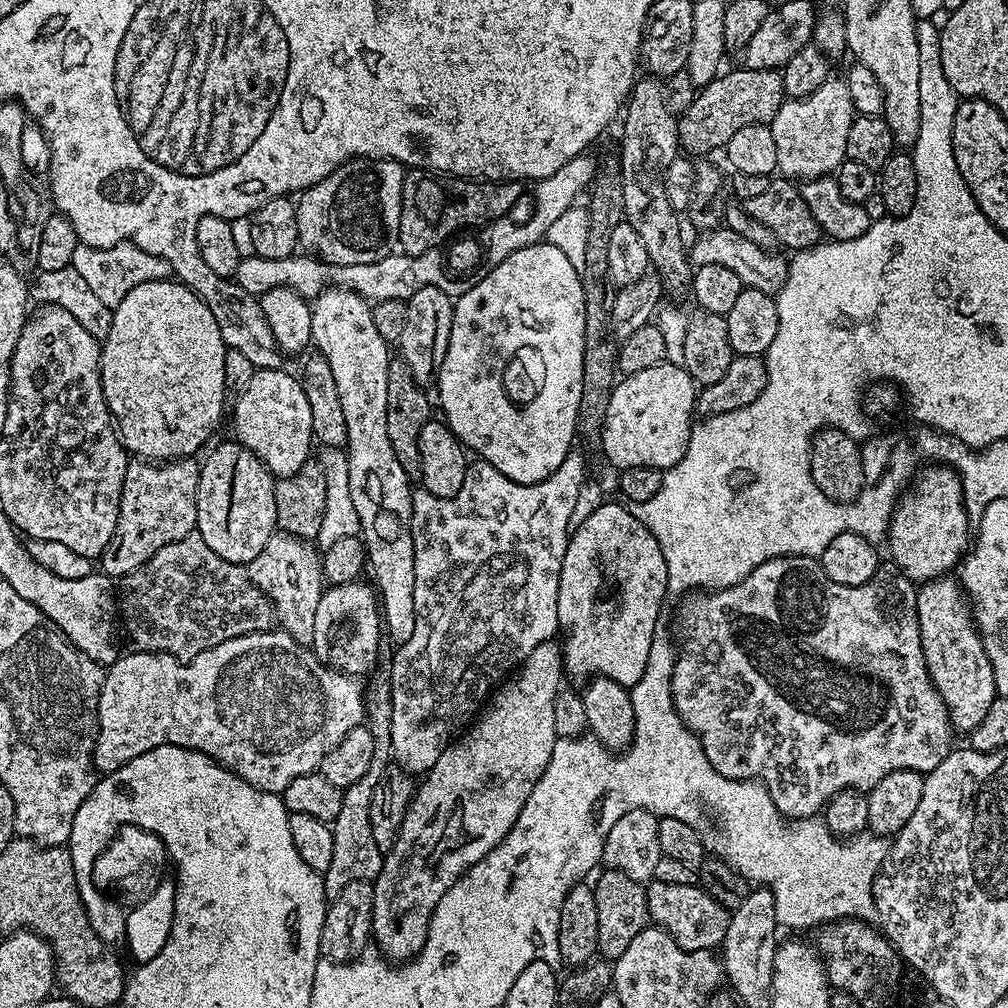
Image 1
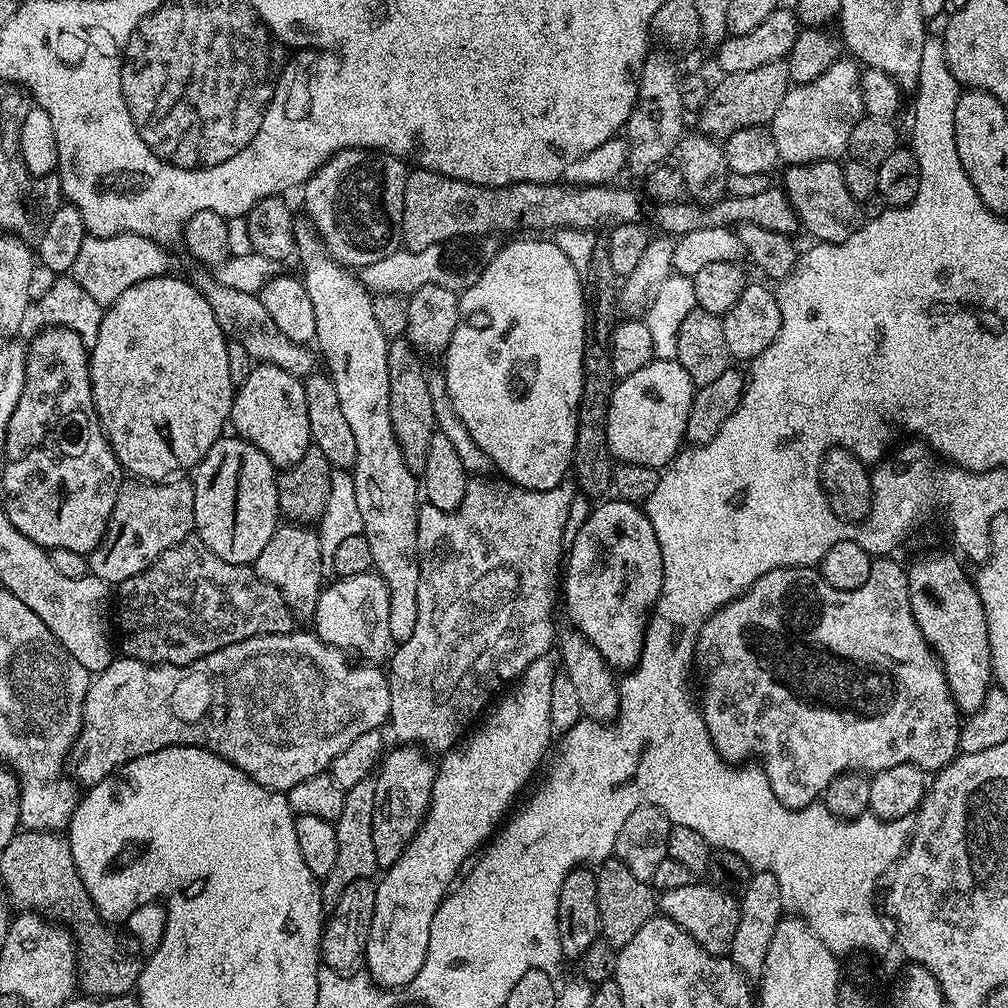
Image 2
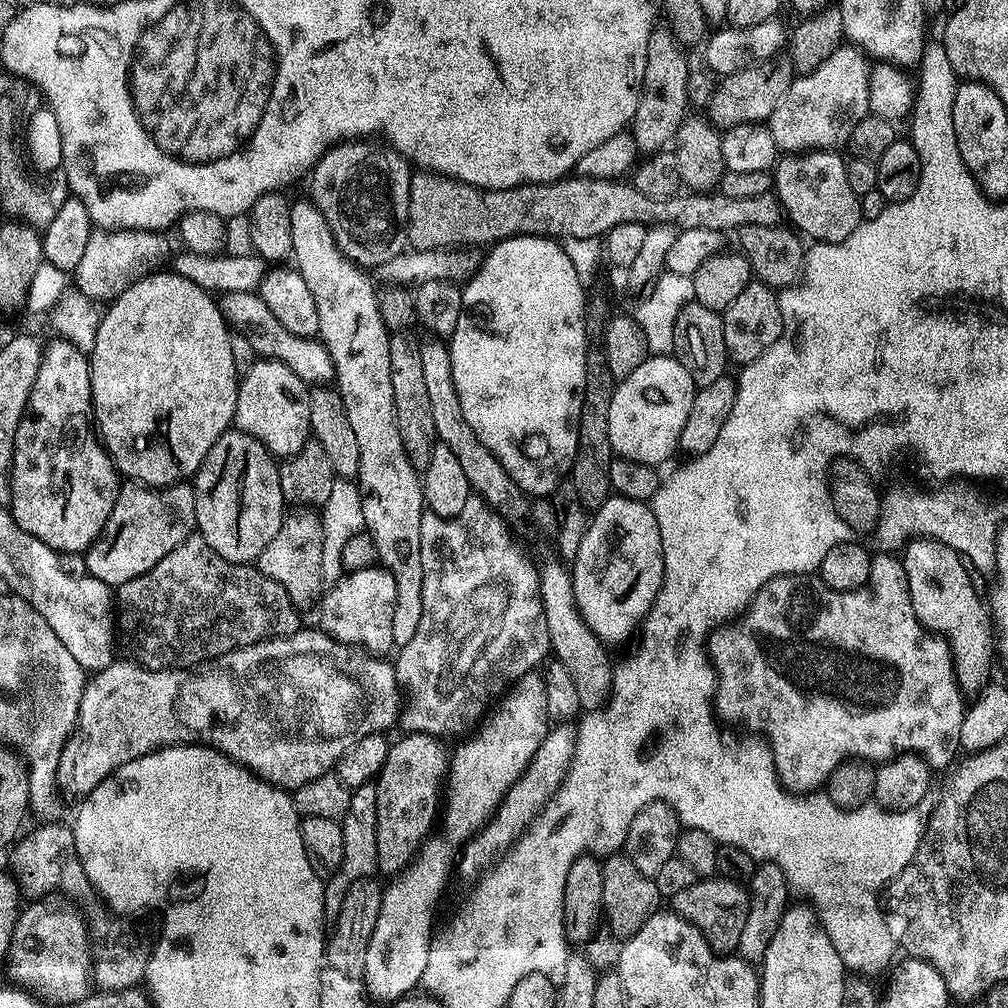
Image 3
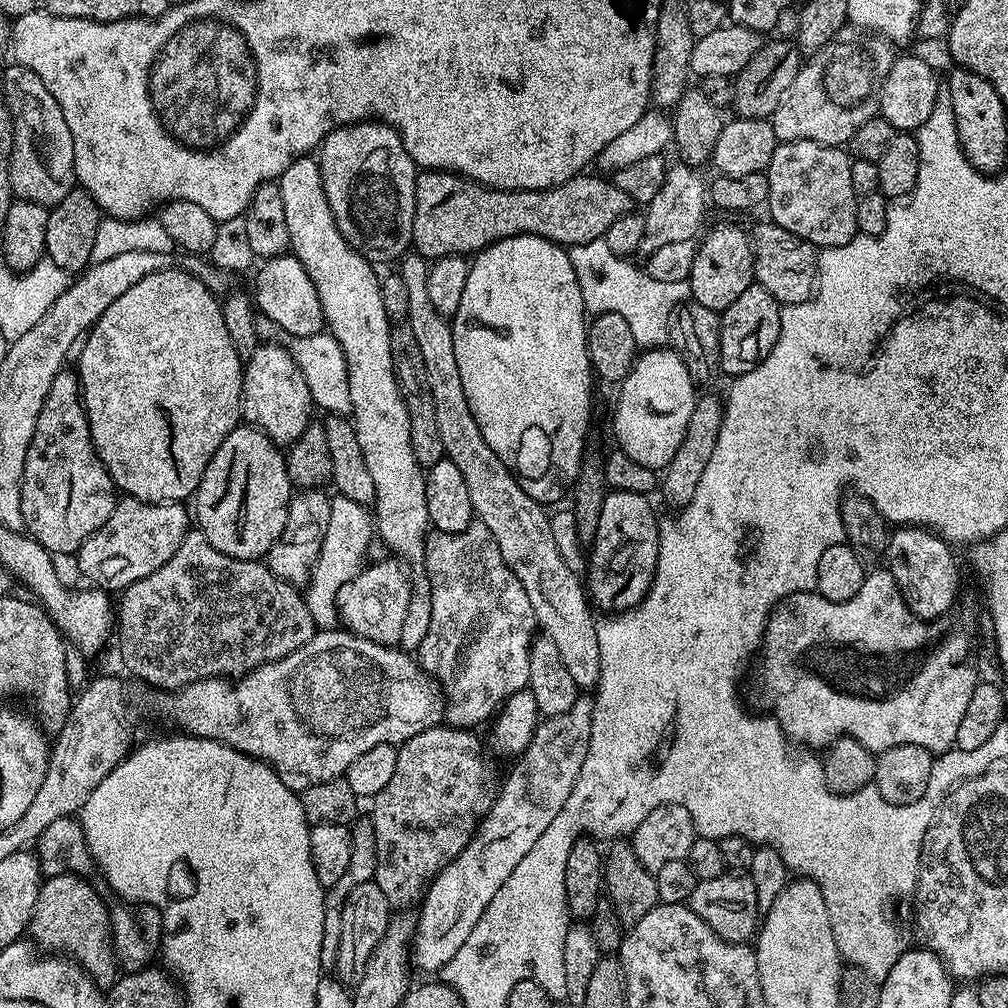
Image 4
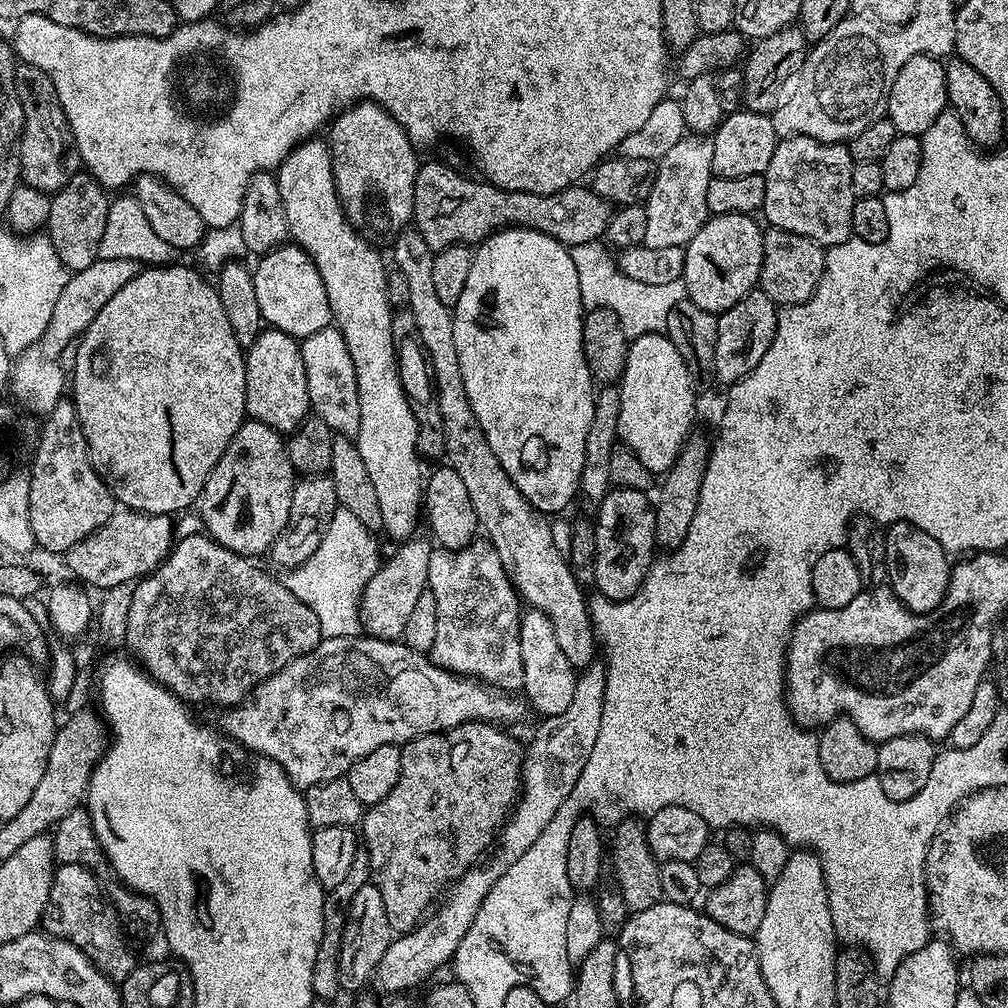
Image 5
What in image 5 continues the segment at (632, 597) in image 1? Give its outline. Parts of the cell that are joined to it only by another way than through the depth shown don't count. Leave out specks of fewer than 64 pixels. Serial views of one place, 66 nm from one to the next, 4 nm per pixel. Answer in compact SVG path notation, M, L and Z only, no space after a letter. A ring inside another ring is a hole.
M613 487L604 496L604 501L598 505L600 517L595 517L596 526L596 582L595 591L603 596L605 601L615 602L625 600L634 595L642 586L648 573L648 567L654 563L652 551L657 551L658 545L655 538L656 510L648 492L626 490Z

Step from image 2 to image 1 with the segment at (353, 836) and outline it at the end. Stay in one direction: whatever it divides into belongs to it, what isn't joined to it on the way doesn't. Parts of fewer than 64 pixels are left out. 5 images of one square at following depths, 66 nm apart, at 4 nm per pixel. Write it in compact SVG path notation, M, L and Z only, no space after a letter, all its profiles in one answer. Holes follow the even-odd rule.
M372 722L367 727L370 734L374 734L374 759L370 761L370 770L366 770L366 774L362 774L358 782L344 789L342 811L339 812L338 818L334 818L331 822L334 834L334 855L330 861L330 870L322 874L324 895L329 901L338 898L338 894L342 894L342 890L346 890L350 882L375 880L384 865L385 853L381 852L378 842L374 842L374 834L370 831L370 798L374 798L374 786L378 786L378 778L382 778L382 774L390 766L392 741L388 734L387 723Z

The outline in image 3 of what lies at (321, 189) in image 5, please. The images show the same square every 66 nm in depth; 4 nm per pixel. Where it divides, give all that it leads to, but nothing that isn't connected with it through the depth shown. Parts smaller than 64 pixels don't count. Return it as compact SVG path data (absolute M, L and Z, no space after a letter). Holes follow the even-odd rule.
M311 199L291 201L290 234L294 238L291 259L297 272L302 274L310 294L314 294L314 306L318 306L318 339L326 346L334 366L336 367L335 387L346 406L346 418L350 418L350 426L354 429L354 438L358 438L358 446L376 446L384 452L388 460L388 468L392 470L394 480L422 480L421 473L410 462L406 450L402 446L402 438L398 434L396 415L394 414L394 386L390 386L390 331L383 324L376 301L377 285L367 271L347 260L342 250L334 242L334 234L326 222L326 218L316 209Z

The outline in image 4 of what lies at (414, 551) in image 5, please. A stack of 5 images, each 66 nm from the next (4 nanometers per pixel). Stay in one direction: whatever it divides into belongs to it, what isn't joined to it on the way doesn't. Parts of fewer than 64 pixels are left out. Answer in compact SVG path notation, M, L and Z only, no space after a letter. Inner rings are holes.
M387 558L377 564L369 563L342 590L338 590L336 610L338 620L355 636L378 642L387 648L395 648L402 638L403 620L412 601L410 572L399 559Z

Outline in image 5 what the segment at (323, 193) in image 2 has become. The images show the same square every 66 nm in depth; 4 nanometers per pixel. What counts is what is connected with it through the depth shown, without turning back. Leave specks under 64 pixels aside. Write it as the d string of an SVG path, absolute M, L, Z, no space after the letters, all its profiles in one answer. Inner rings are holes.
M361 100L351 108L343 109L331 121L327 132L326 143L332 149L334 186L342 202L342 210L352 223L352 227L365 238L373 238L372 236L392 238L397 232L405 231L412 220L414 178L418 159L416 160L417 149L408 140L402 126L382 105L374 103L373 100Z

